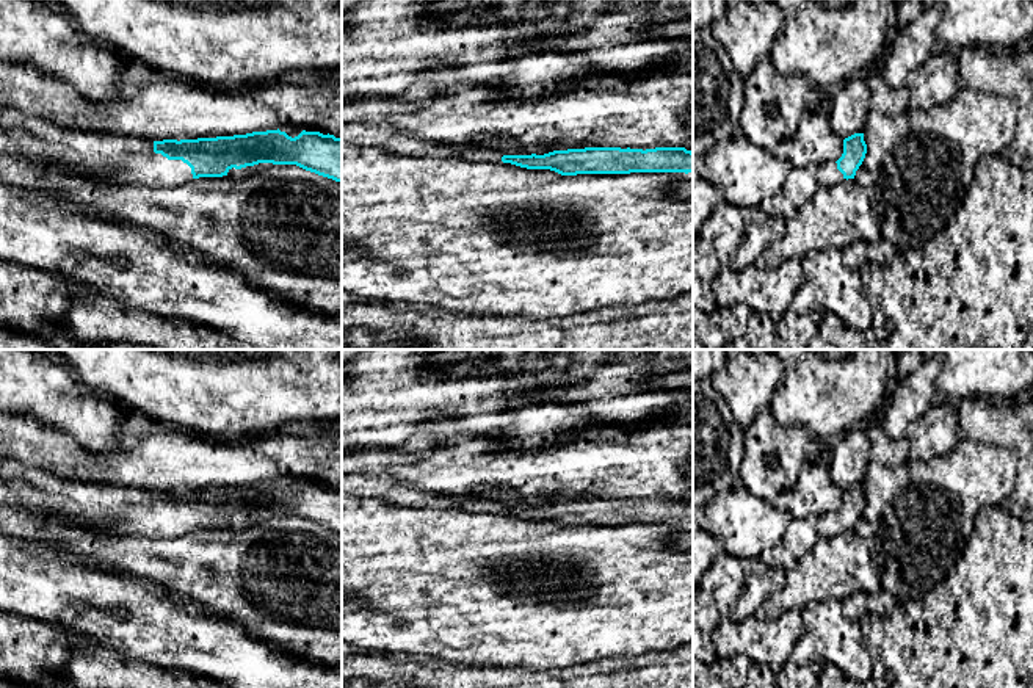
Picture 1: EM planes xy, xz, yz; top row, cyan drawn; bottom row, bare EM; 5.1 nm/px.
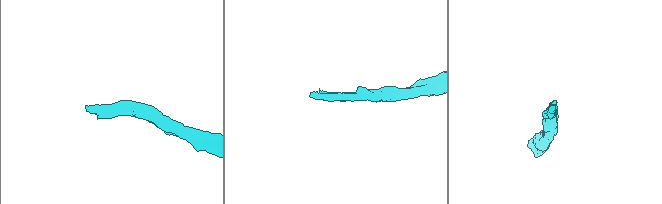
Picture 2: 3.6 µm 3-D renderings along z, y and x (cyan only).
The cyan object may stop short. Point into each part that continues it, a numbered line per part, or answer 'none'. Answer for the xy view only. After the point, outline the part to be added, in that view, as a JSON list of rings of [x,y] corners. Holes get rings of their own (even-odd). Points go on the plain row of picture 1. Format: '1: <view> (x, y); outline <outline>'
1: xy (121, 510); outline [[[2,454],[0,478],[22,480],[39,492],[72,500],[86,514],[85,519],[50,508],[38,509],[53,511],[56,519],[83,523],[91,530],[146,539],[176,539],[194,531],[187,514],[155,505],[154,491],[61,478]]]

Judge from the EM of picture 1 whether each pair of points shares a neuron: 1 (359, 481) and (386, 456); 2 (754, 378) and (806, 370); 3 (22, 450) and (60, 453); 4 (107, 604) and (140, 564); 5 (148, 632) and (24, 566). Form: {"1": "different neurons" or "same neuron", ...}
{"1": "different neurons", "2": "different neurons", "3": "same neuron", "4": "different neurons", "5": "same neuron"}

